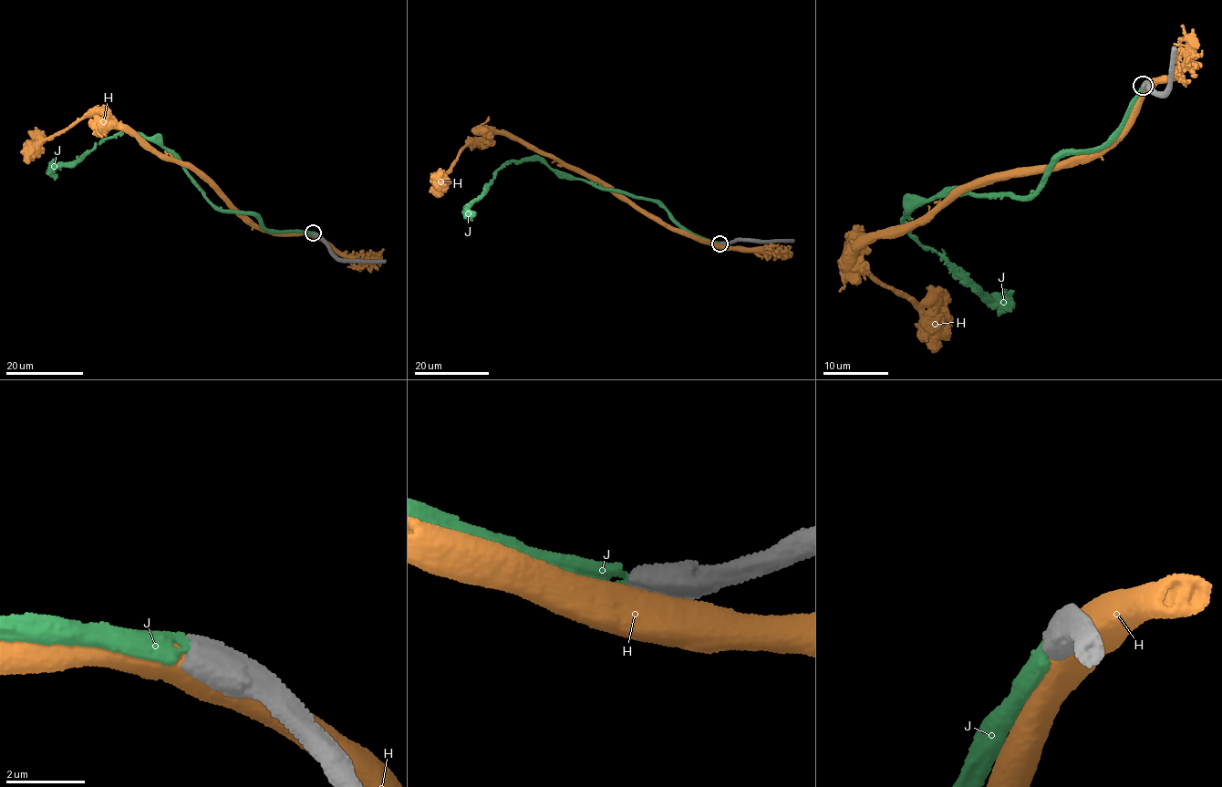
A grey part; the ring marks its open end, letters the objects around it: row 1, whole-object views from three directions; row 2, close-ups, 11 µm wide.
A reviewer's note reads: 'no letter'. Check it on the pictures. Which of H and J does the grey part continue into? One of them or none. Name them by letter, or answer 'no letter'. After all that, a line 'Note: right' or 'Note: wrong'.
J
Note: wrong

